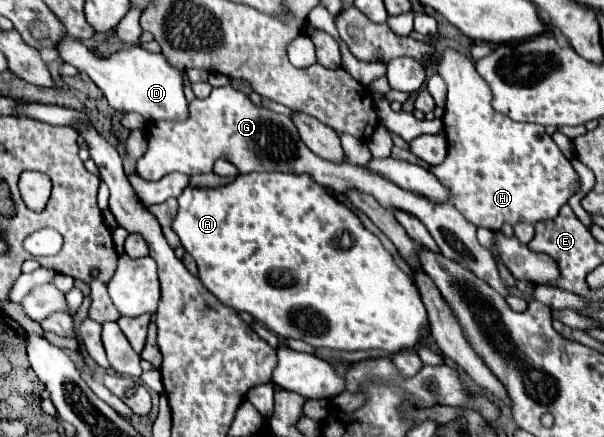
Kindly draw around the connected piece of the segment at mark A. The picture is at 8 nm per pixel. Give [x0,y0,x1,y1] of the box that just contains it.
[171,173,427,353]

